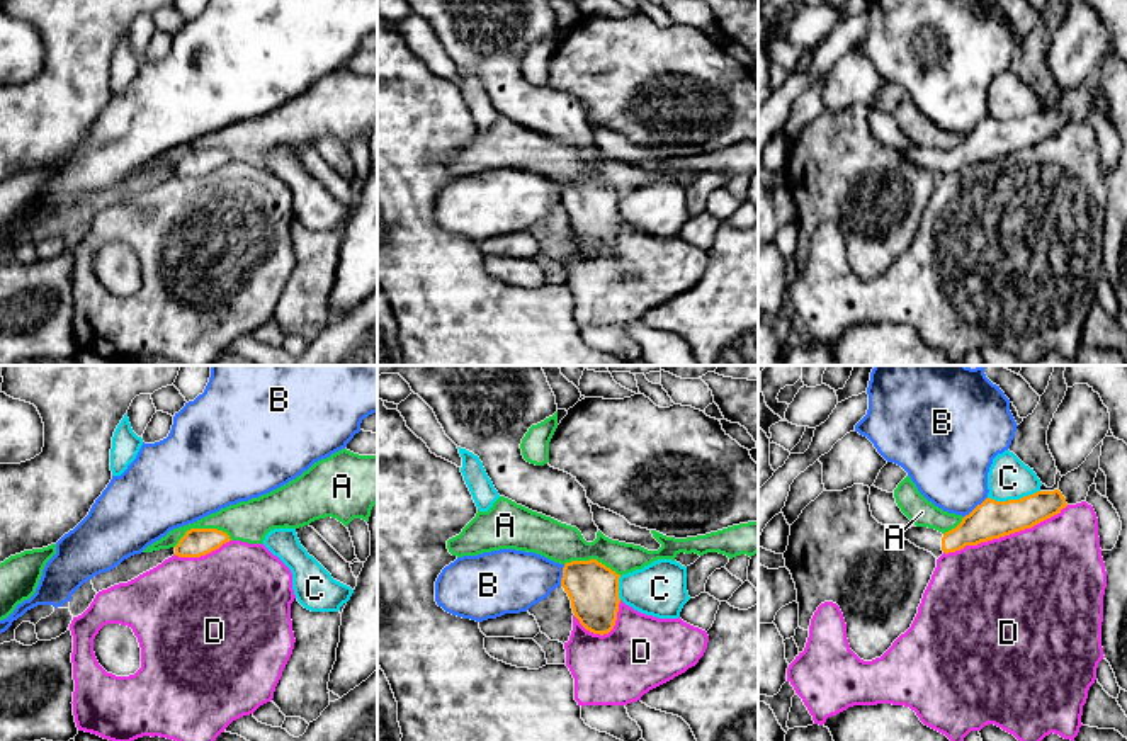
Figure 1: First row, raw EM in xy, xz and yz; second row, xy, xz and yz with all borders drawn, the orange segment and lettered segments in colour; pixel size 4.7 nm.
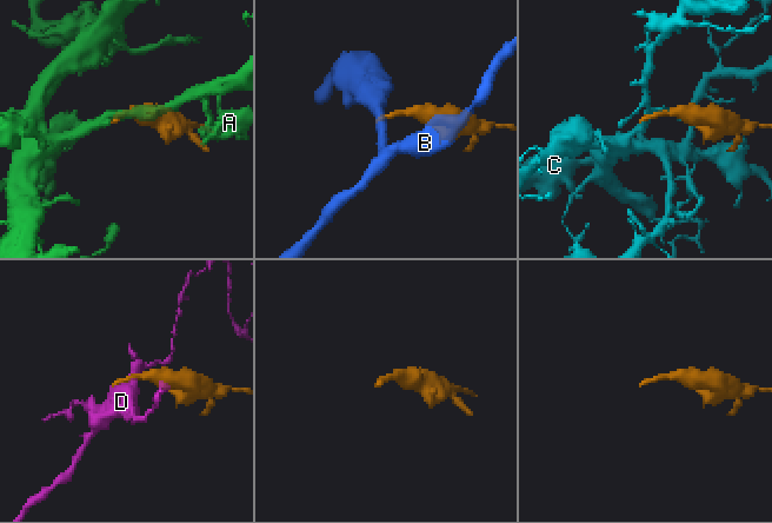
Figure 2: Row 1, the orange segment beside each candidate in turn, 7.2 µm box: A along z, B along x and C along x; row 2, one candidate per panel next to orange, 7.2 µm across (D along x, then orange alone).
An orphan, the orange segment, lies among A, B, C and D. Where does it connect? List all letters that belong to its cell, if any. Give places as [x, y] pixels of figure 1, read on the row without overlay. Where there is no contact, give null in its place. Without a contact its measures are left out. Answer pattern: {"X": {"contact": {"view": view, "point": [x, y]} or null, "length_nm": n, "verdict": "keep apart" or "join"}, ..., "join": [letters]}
{"A": {"contact": {"view": "xy", "point": [201, 148]}, "length_nm": 280, "verdict": "keep apart"}, "B": {"contact": {"view": "yz", "point": [976, 126]}, "length_nm": 150, "verdict": "keep apart"}, "C": {"contact": {"view": "yz", "point": [1013, 119]}, "length_nm": 260, "verdict": "keep apart"}, "D": {"contact": {"view": "yz", "point": [1005, 153]}, "length_nm": 650, "verdict": "keep apart"}, "join": []}

